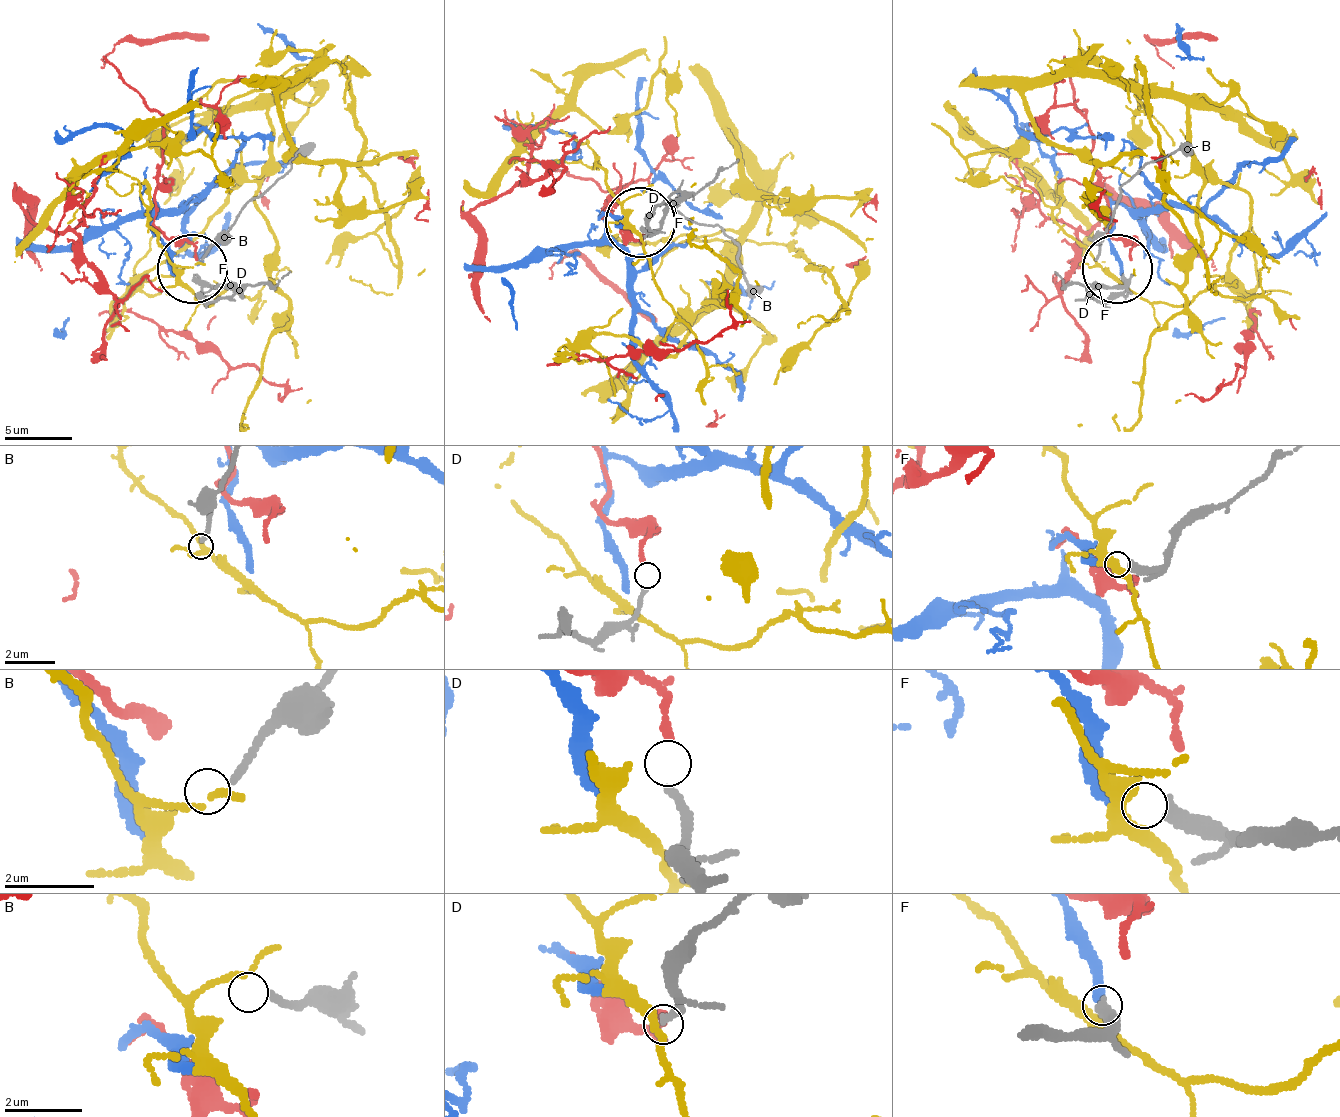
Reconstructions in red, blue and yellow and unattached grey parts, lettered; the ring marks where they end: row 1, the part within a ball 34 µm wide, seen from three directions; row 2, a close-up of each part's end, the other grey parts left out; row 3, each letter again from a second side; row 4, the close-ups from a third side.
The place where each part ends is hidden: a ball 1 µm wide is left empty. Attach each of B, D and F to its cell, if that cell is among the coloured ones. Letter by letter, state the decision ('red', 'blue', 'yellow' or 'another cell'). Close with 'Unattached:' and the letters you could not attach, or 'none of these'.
B: another cell
D: red
F: blue
Unattached: B

